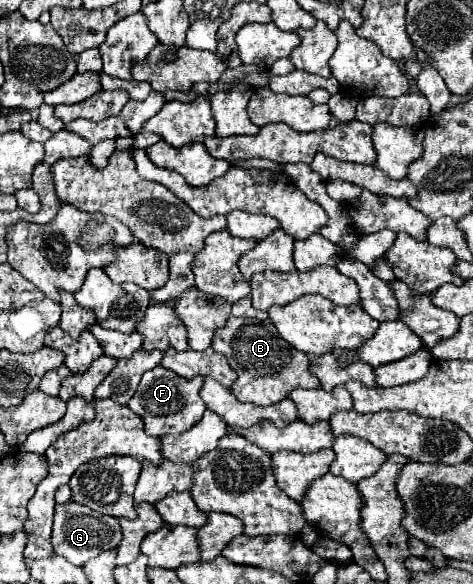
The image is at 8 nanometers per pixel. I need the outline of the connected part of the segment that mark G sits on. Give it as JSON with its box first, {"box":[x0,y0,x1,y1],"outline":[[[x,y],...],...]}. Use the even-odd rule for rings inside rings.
{"box":[52,501,122,565],"outline":[[[74,501],[56,505],[56,509],[54,509],[54,527],[52,527],[54,553],[62,555],[64,559],[68,559],[74,565],[84,565],[90,557],[96,557],[98,553],[102,553],[106,549],[118,547],[120,539],[122,539],[120,525],[110,515],[100,515],[100,513],[92,511],[90,507],[84,507]]]}

